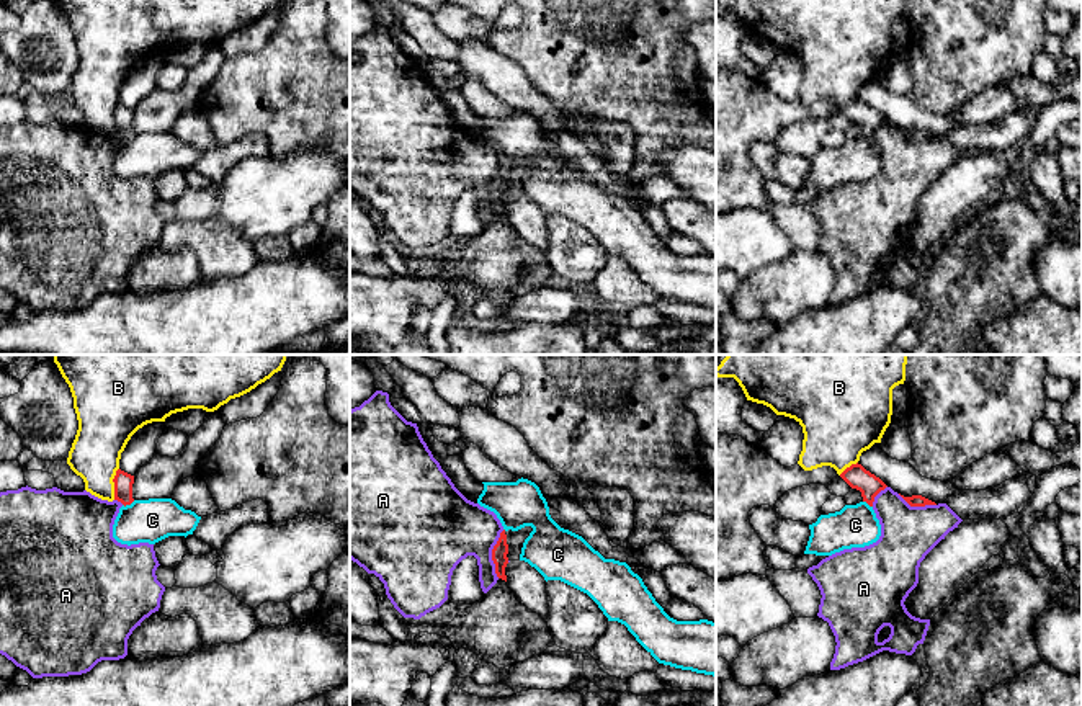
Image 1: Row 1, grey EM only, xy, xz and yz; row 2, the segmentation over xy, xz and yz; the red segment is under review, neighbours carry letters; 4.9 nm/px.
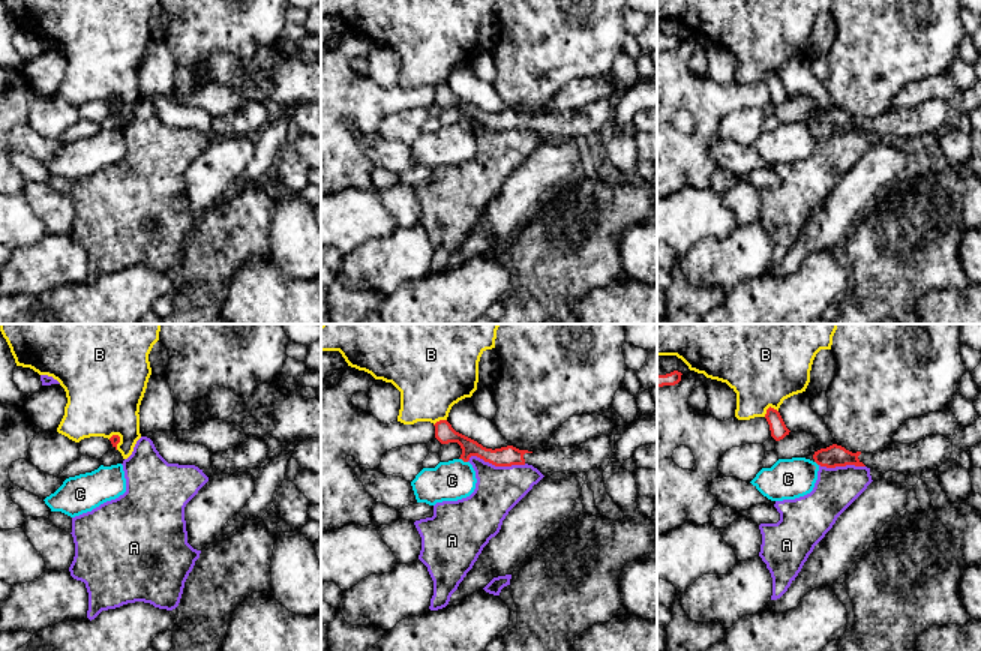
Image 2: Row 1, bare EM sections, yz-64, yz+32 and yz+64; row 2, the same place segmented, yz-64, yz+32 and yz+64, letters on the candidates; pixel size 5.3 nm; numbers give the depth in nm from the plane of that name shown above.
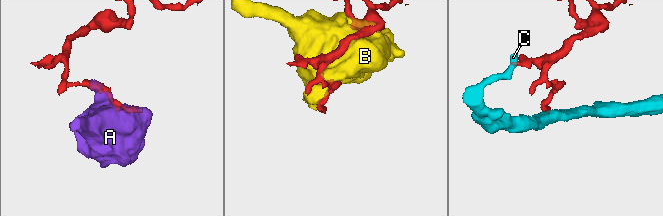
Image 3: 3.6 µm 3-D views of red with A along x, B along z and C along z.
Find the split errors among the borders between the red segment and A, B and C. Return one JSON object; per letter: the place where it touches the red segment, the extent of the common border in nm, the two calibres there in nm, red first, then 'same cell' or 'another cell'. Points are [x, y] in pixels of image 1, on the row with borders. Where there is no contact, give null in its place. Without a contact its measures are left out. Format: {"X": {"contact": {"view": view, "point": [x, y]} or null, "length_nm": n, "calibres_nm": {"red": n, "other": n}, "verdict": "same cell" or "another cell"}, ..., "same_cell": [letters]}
{"A": {"contact": {"view": "xz", "point": [492, 554]}, "length_nm": 240, "calibres_nm": {"red": 80, "other": 320}, "verdict": "another cell"}, "B": {"contact": {"view": "xy", "point": [115, 484]}, "length_nm": 160, "calibres_nm": {"red": 100, "other": 240}, "verdict": "another cell"}, "C": {"contact": {"view": "xy", "point": [128, 504]}, "length_nm": 70, "calibres_nm": {"red": 100, "other": 220}, "verdict": "another cell"}, "same_cell": []}

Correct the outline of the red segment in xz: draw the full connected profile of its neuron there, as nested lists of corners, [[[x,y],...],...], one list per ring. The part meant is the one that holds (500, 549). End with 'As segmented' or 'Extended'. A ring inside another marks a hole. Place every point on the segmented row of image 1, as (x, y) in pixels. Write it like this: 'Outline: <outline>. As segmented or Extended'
Outline: [[[503,530],[492,549],[497,583],[479,601],[458,605],[459,613],[451,623],[422,624],[420,619],[404,618],[410,632],[446,637],[456,650],[469,649],[497,668],[525,662],[556,646],[548,623],[521,605],[507,587],[507,554],[508,544]]]. Extended

